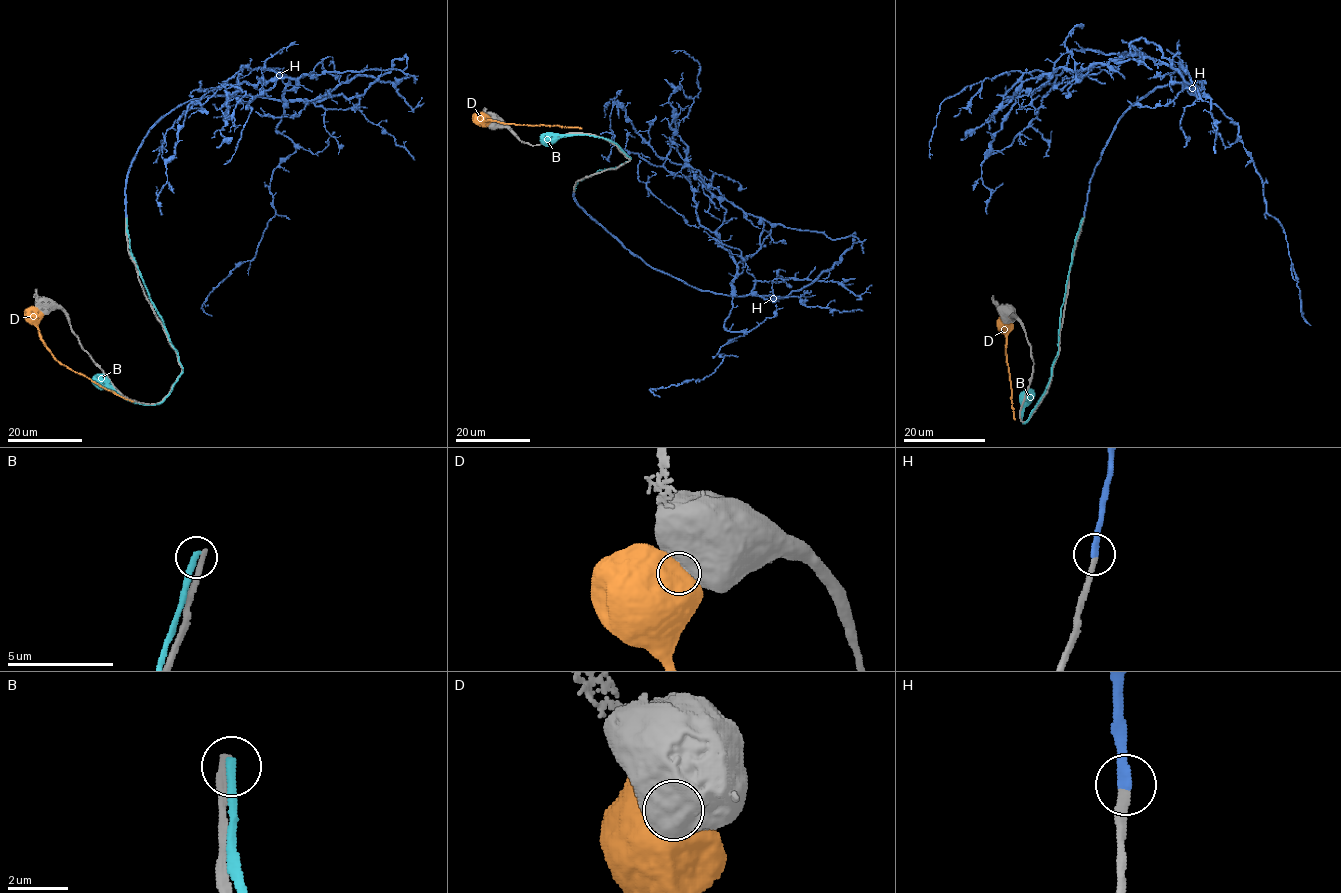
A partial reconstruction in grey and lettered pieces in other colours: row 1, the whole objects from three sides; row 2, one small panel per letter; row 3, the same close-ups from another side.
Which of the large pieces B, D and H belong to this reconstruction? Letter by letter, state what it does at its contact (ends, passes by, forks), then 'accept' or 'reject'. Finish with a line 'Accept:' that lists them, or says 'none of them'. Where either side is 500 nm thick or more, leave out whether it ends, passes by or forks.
B: it ends; reject
D: reject
H: it ends; accept
Accept: H

